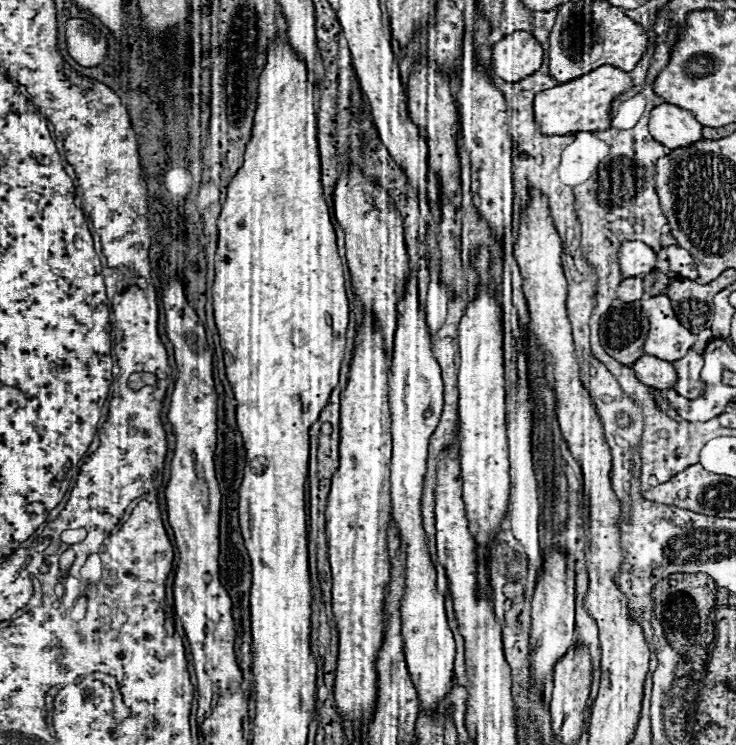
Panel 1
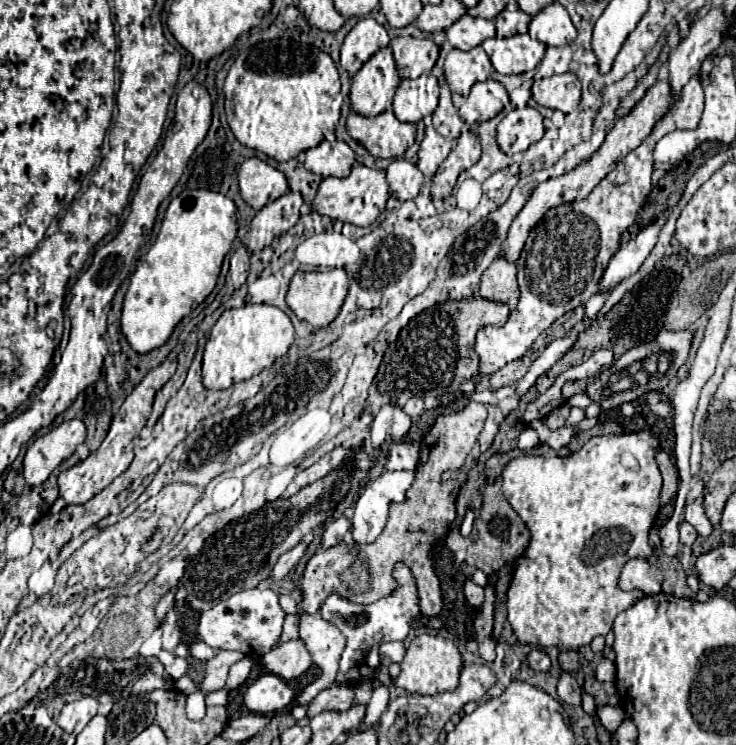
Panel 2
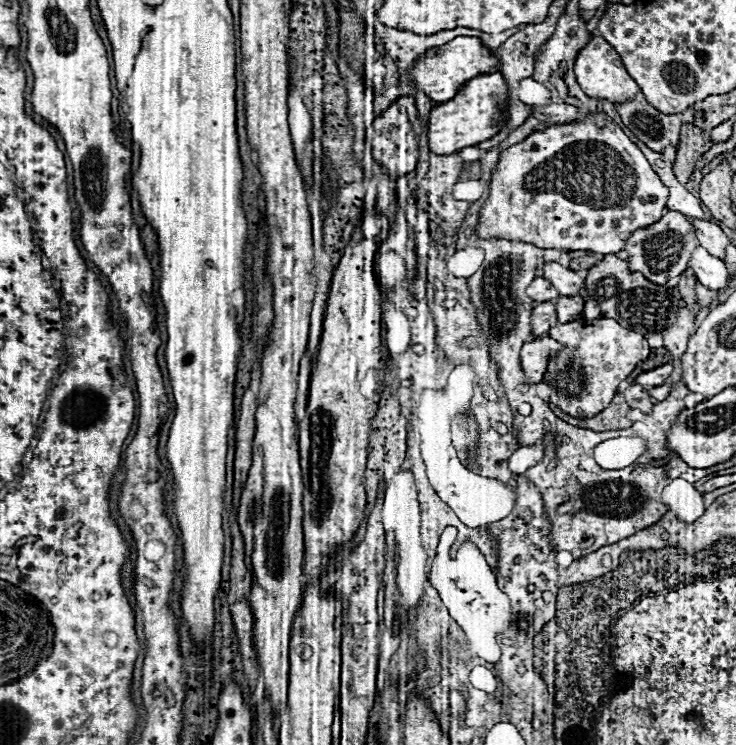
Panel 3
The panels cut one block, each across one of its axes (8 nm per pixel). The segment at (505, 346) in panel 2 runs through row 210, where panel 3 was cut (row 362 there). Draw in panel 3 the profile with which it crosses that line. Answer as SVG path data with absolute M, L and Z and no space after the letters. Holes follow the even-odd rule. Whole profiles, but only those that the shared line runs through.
M580 318L558 324L548 330L548 336L562 346L558 354L550 356L542 380L552 386L548 402L576 418L588 418L596 416L596 412L602 412L614 398L618 384L626 380L636 364L646 360L650 354L650 346L642 334L620 326L612 318Z

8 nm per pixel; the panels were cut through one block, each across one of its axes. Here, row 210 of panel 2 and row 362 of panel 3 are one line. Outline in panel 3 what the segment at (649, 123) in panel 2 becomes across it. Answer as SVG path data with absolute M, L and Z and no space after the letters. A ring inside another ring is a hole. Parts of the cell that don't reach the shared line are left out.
M540 336L540 338L526 342L522 346L520 364L522 364L522 370L526 374L528 384L542 382L544 372L546 372L546 364L548 364L548 356L552 352L558 352L558 350L560 350L560 344L556 344L548 336Z

